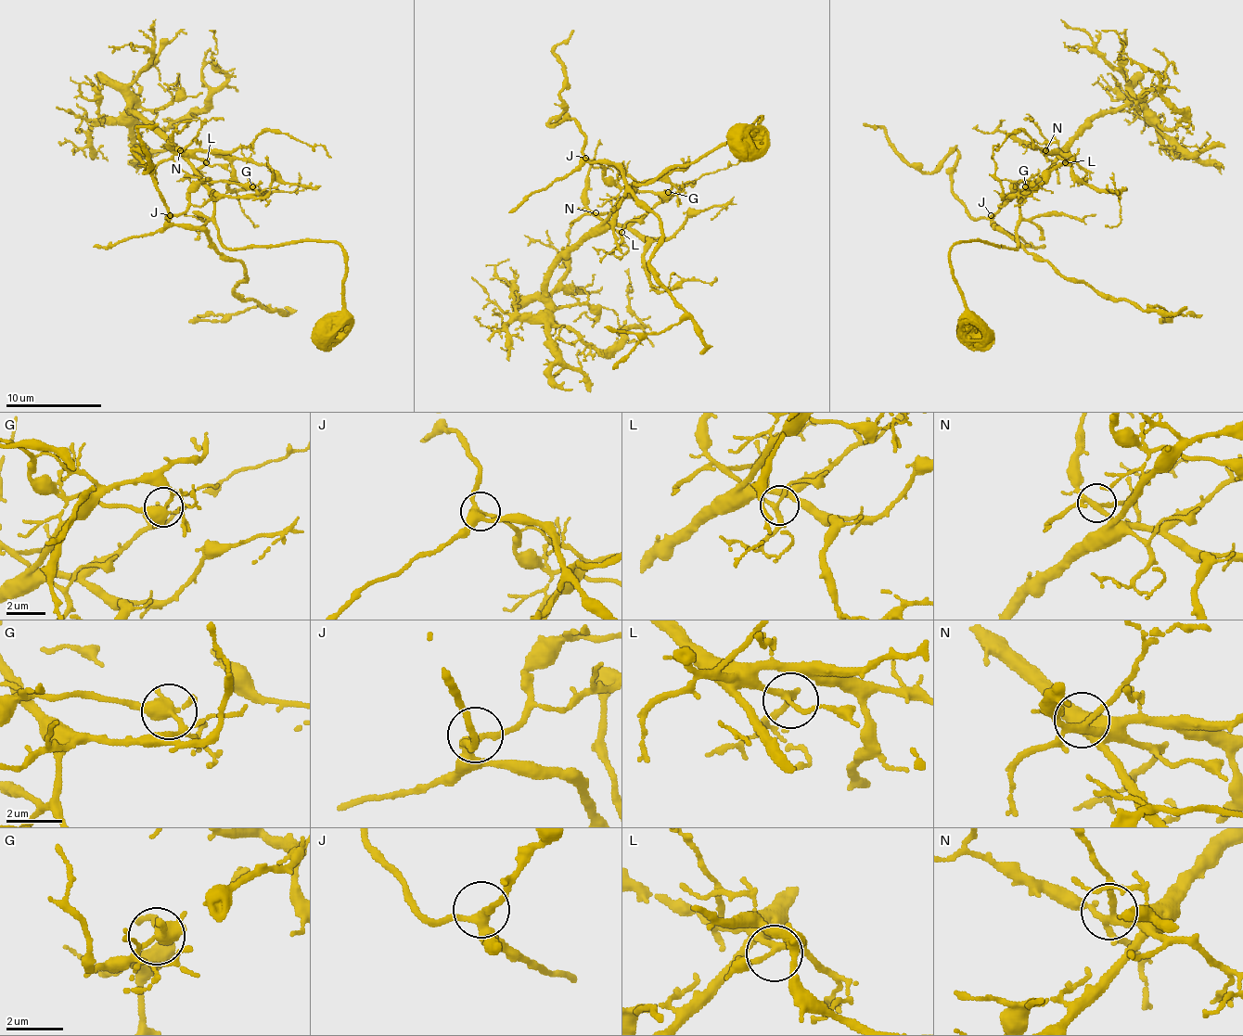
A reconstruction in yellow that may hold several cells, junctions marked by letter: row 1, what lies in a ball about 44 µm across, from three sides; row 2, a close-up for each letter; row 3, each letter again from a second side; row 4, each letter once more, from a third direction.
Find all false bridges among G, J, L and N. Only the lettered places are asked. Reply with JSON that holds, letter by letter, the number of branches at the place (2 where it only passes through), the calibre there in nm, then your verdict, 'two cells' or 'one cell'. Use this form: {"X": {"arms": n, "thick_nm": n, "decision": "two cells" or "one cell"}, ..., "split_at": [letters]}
{"G": {"arms": 3, "thick_nm": 400, "decision": "two cells"}, "J": {"arms": 4, "thick_nm": 280, "decision": "one cell"}, "L": {"arms": 4, "thick_nm": 190, "decision": "one cell"}, "N": {"arms": 4, "thick_nm": 240, "decision": "one cell"}, "split_at": ["G"]}

